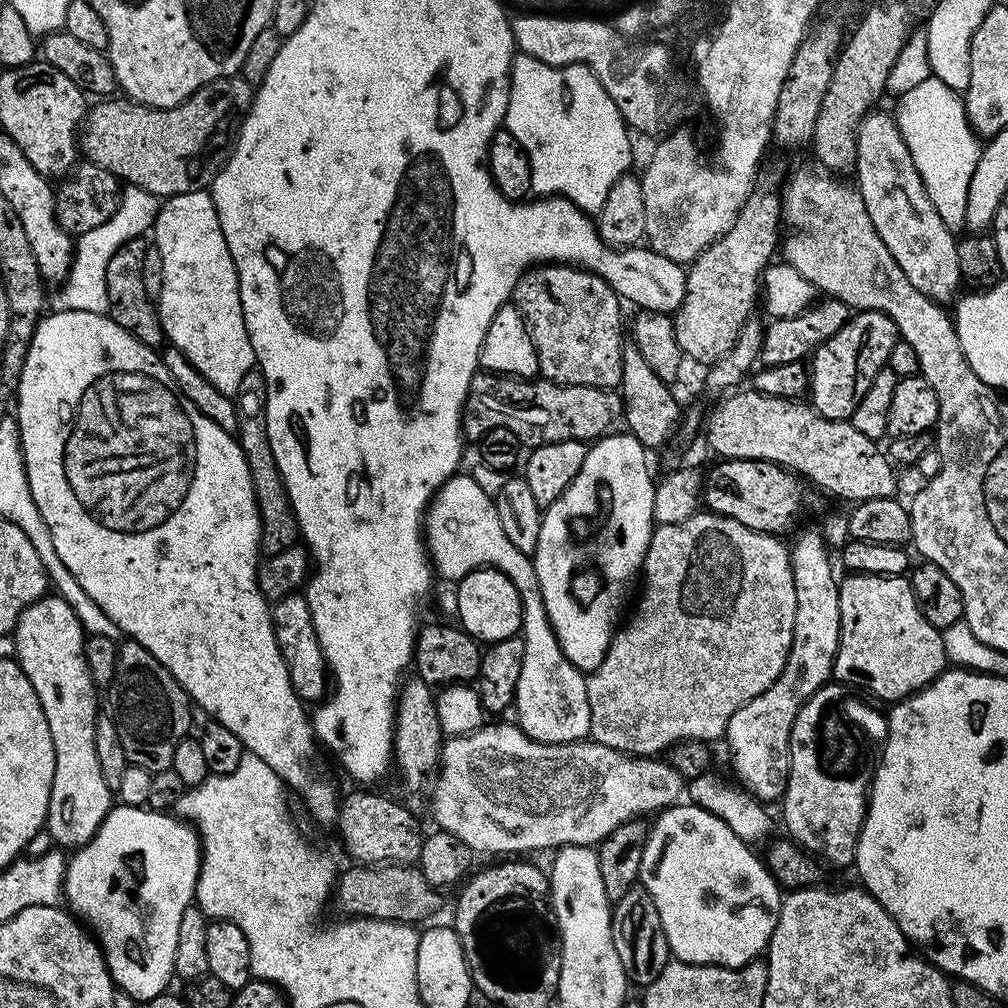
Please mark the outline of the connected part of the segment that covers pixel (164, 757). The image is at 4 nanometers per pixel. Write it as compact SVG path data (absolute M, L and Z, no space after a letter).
M125 639L119 645L116 653L116 673L107 689L110 715L114 726L117 727L118 736L122 742L122 749L125 751L125 758L129 764L142 766L150 773L158 773L172 767L174 762L174 750L178 750L178 742L182 742L193 731L191 700L182 690L182 686L172 677L170 670L146 650L136 640Z

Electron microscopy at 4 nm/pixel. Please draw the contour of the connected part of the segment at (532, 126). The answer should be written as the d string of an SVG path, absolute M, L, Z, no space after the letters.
M568 64L555 70L523 72L513 67L508 82L508 113L504 124L526 150L532 171L532 192L541 197L563 196L574 206L589 214L599 213L614 182L629 171L632 164L632 140L614 98L606 94L602 82L584 64Z

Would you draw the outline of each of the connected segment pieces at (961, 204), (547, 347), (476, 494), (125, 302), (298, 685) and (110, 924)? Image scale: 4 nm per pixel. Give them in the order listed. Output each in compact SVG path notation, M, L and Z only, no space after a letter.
M929 74L926 82L918 82L918 86L899 93L897 100L900 101L894 111L895 124L909 148L930 201L948 228L963 229L966 194L970 190L970 178L974 178L974 166L978 166L982 144L968 125L961 93Z
M548 262L543 266L533 266L516 283L514 303L528 323L540 363L539 375L543 379L553 380L555 384L619 389L624 344L616 327L620 324L622 301L601 276L564 262Z
M457 474L444 483L433 496L426 509L422 525L422 536L430 553L430 563L437 577L445 576L451 582L459 582L478 568L495 568L506 574L514 582L522 604L522 635L524 653L522 654L522 674L518 674L518 690L514 705L515 719L518 727L530 738L542 743L574 743L583 741L590 733L590 698L585 673L576 668L562 654L562 646L552 629L550 618L546 614L546 606L542 602L542 590L538 586L538 574L533 557L527 552L518 550L510 538L502 530L502 522L498 518L495 499L474 480L471 474Z
M137 238L126 242L116 251L114 258L106 265L106 294L108 295L107 315L112 317L112 321L122 330L126 330L135 338L141 340L146 346L163 345L166 337L164 327L160 321L160 313L153 300L147 297L144 278L144 259L147 249L150 247L149 241L144 238Z
M293 594L283 597L275 601L271 609L274 638L278 642L278 650L282 650L282 658L288 667L294 690L306 704L321 701L330 688L330 673L316 637L307 595Z
M117 803L106 814L102 826L98 826L94 838L90 838L90 842L83 848L75 849L67 861L63 885L63 899L66 904L68 902L67 907L94 933L103 951L104 960L108 964L108 971L112 974L115 987L125 992L127 996L133 996L138 1002L165 995L167 988L164 987L174 980L174 950L178 950L178 926L182 926L184 911L193 907L194 904L196 883L200 877L201 855L200 837L193 825L166 812L154 812L147 807L135 808L129 804Z

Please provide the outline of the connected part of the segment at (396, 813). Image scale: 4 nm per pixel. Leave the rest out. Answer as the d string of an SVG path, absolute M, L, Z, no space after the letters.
M372 790L352 792L340 800L340 810L336 816L335 827L340 828L340 840L344 848L353 856L353 861L364 866L383 866L385 864L415 865L420 859L424 836L412 817L412 812L404 804L379 796Z

